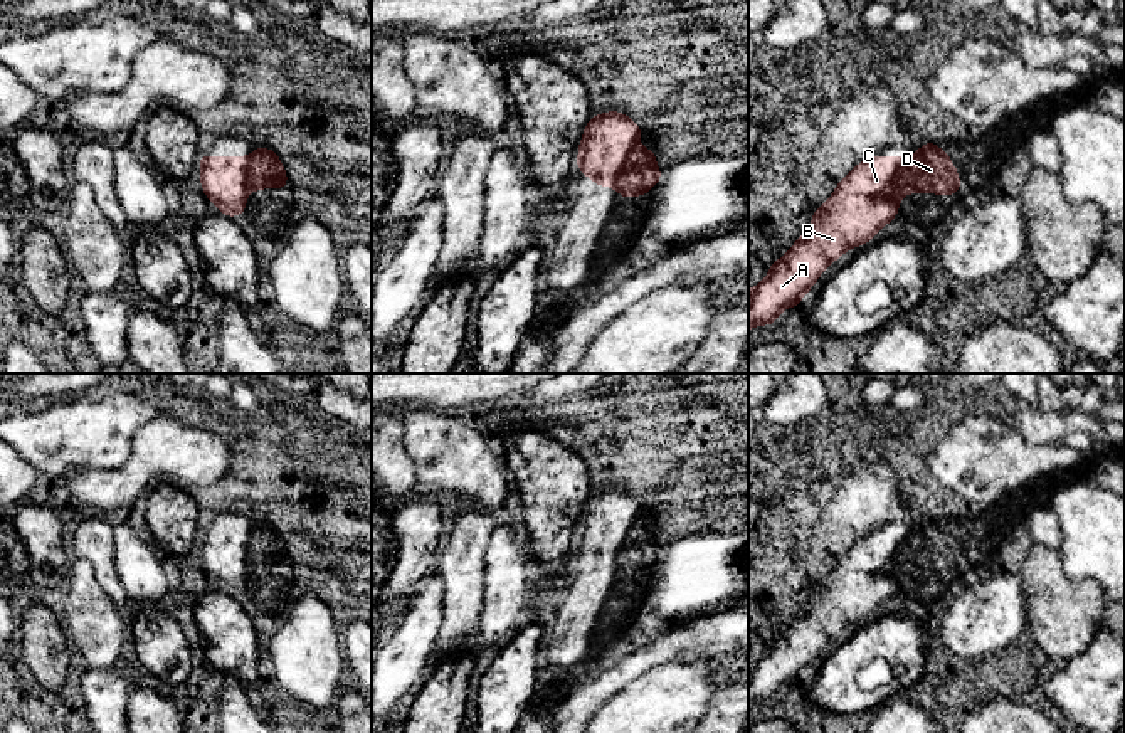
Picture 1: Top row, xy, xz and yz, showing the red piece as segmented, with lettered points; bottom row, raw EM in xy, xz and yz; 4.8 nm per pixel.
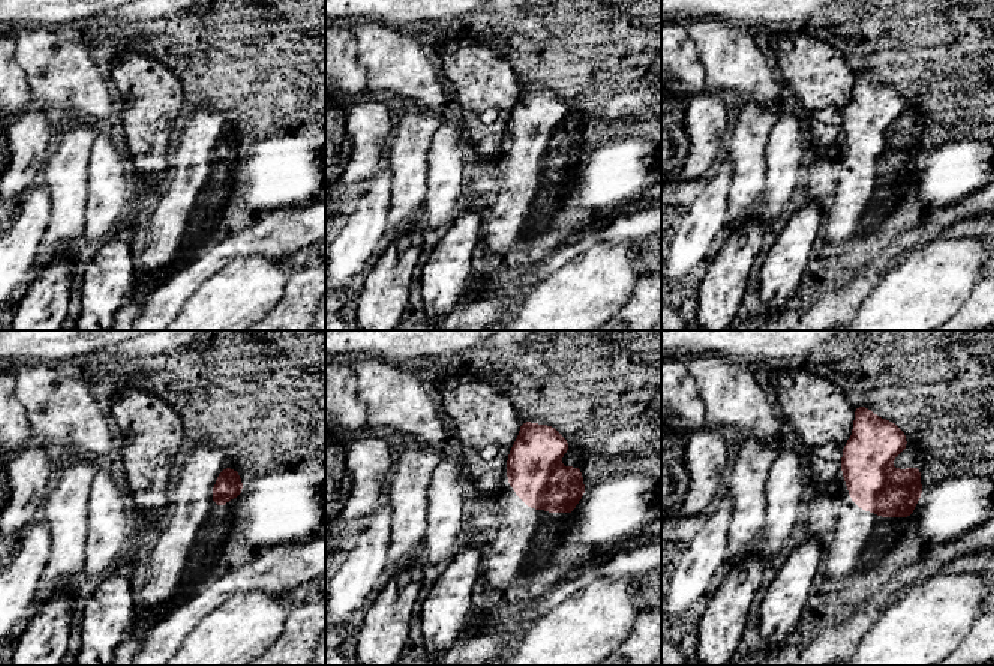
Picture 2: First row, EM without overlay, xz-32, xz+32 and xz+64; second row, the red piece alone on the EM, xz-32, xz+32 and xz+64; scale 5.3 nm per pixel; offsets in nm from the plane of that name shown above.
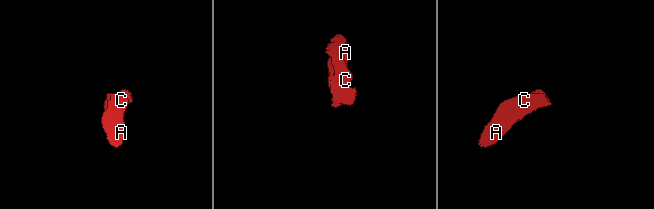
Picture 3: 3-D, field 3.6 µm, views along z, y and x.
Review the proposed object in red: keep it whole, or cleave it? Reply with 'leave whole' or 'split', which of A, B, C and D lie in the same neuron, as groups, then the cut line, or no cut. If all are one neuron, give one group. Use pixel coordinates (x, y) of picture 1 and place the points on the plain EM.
split; groups A B C / D; cut xz (638, 520), (626, 535), (616, 562), (617, 567)

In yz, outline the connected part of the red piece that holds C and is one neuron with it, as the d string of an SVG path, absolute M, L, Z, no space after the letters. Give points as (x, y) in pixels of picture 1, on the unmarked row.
M873 531L837 560L826 582L814 587L809 607L768 644L768 651L760 661L748 666L748 708L757 701L774 701L784 686L799 683L804 671L814 664L831 639L846 627L874 615L878 607L896 593L900 575L906 570L918 570L910 563L906 553L908 538L910 533Z

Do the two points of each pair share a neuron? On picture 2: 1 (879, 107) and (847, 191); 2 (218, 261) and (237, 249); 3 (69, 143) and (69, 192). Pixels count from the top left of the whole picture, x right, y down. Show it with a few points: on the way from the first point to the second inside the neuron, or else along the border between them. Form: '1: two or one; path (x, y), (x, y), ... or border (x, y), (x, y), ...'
1: one; path (865, 128), (858, 170)
2: one; path (222, 257), (233, 249)
3: one; path (69, 155), (69, 180)

